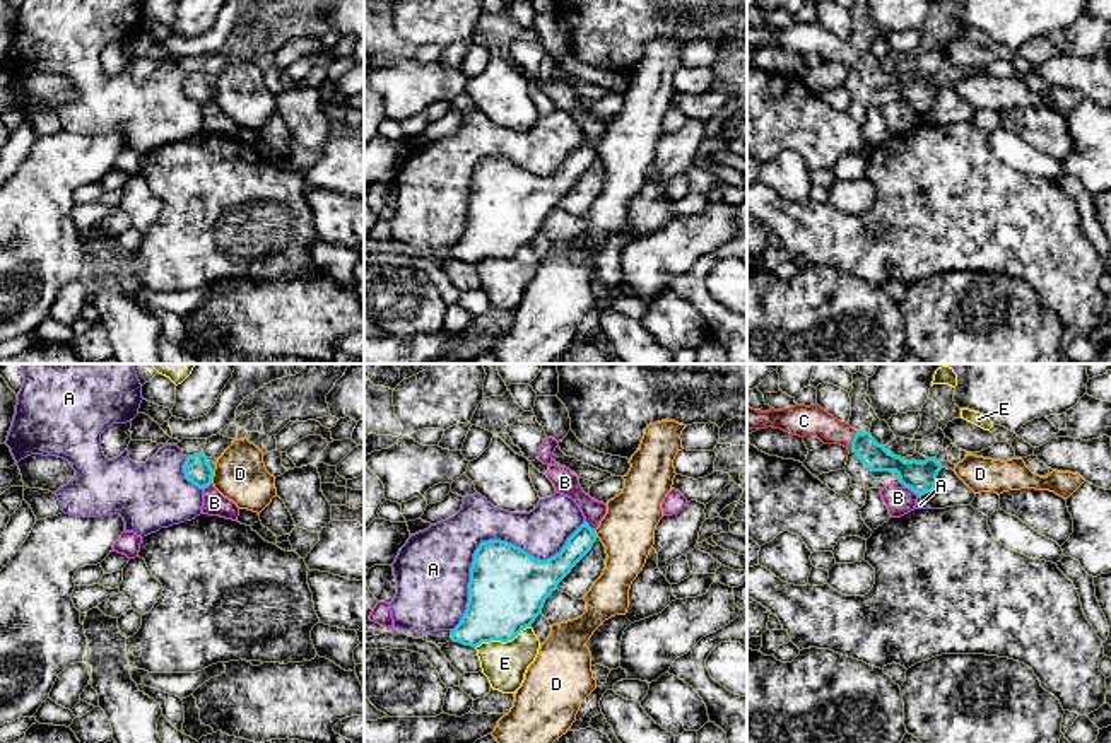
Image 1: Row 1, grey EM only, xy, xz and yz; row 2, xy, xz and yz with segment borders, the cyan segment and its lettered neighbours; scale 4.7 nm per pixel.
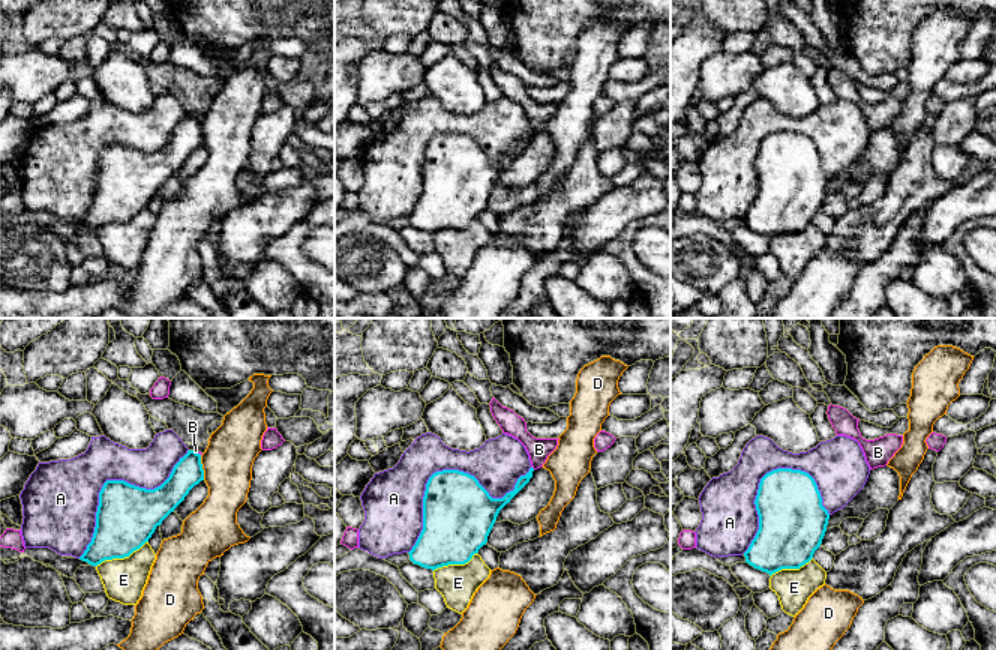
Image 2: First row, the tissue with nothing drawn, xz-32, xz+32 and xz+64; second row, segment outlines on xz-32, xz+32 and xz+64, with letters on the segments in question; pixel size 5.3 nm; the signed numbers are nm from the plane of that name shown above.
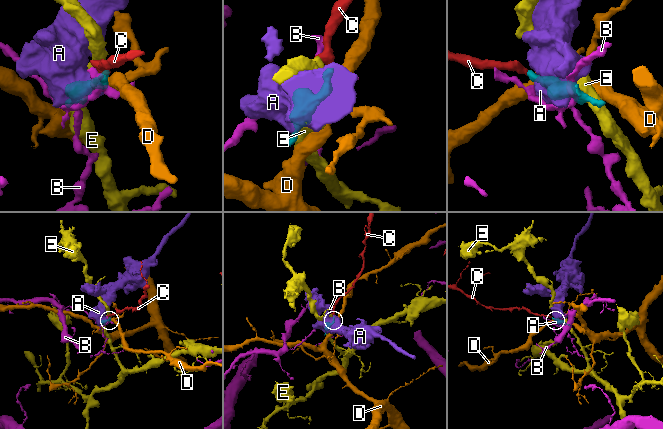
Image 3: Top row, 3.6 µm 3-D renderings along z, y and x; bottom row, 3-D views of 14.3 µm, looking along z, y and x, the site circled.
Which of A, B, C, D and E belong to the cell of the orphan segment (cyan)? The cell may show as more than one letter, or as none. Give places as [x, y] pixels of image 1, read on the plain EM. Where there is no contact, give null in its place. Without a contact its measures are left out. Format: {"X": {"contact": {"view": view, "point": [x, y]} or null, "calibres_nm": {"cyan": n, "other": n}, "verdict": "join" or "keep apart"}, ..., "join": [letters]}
{"A": {"contact": {"view": "xz", "point": [491, 157]}, "calibres_nm": {"cyan": 360, "other": 300}, "verdict": "keep apart"}, "B": {"contact": {"view": "yz", "point": [910, 105]}, "calibres_nm": {"cyan": 150, "other": 140}, "verdict": "keep apart"}, "C": {"contact": {"view": "yz", "point": [852, 58]}, "calibres_nm": {"cyan": 120, "other": 140}, "verdict": "join"}, "D": {"contact": {"view": "xy", "point": [212, 93]}, "calibres_nm": {"cyan": 130, "other": 240}, "verdict": "keep apart"}, "E": {"contact": {"view": "xz", "point": [501, 258]}, "calibres_nm": {"cyan": 360, "other": 200}, "verdict": "keep apart"}, "join": ["C"]}

